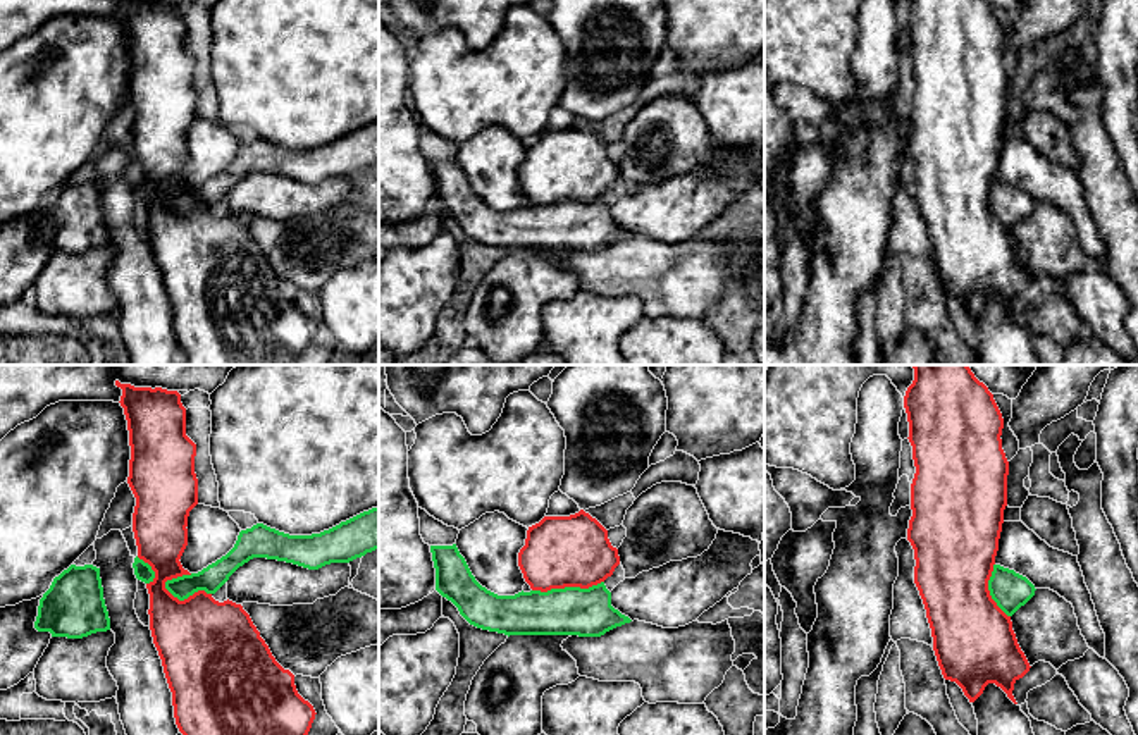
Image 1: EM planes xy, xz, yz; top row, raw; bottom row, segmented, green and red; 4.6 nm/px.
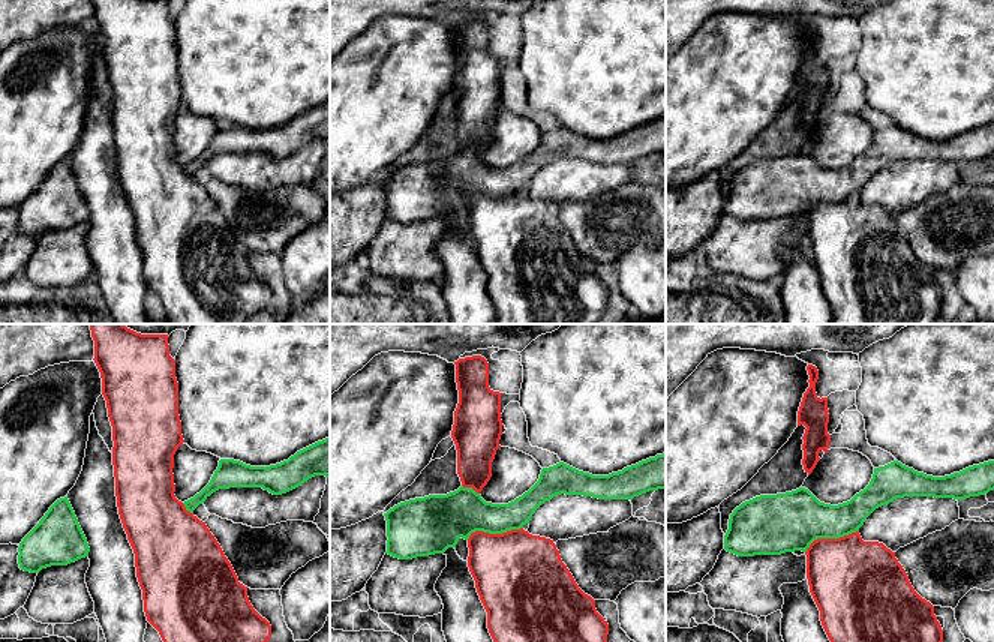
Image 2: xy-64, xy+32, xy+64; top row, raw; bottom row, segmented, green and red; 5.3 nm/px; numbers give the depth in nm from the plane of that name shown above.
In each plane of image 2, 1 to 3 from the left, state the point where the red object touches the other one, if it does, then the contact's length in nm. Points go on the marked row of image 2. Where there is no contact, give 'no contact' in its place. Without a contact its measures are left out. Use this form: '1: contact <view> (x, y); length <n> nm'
1: contact xy-64 (186, 509); length 90 nm
2: contact xy+32 (494, 533); length 320 nm
3: contact xy+64 (829, 537); length 320 nm

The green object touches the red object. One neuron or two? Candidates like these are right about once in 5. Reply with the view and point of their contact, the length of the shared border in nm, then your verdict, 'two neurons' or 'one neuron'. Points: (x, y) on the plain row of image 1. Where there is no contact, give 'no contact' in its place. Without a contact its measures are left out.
xy (186, 212) | 240 nm | two neurons

